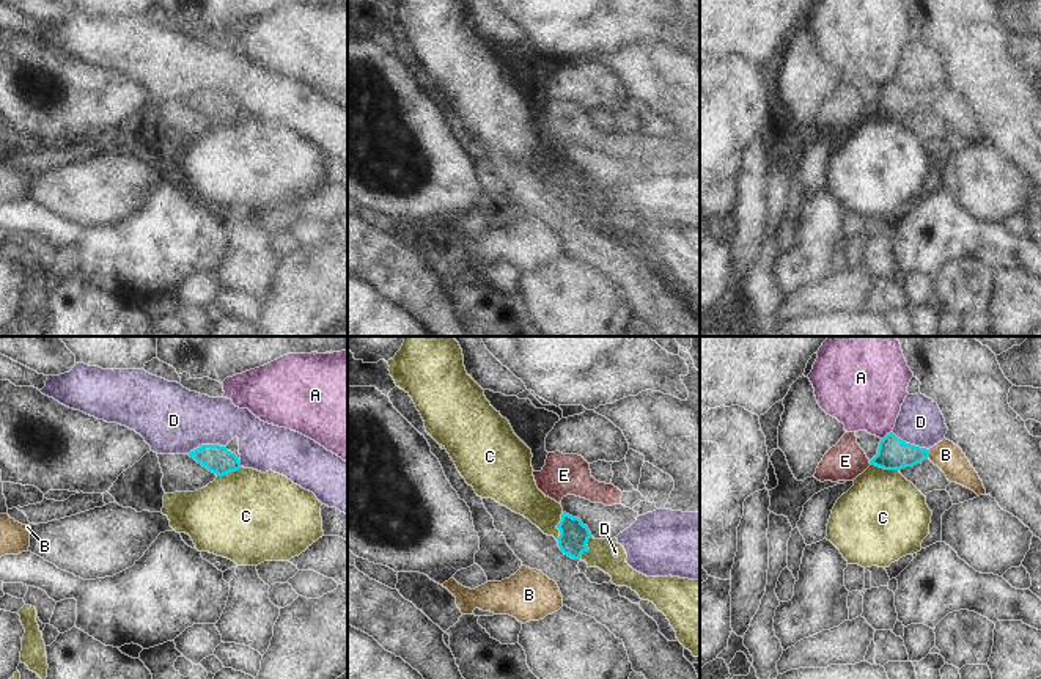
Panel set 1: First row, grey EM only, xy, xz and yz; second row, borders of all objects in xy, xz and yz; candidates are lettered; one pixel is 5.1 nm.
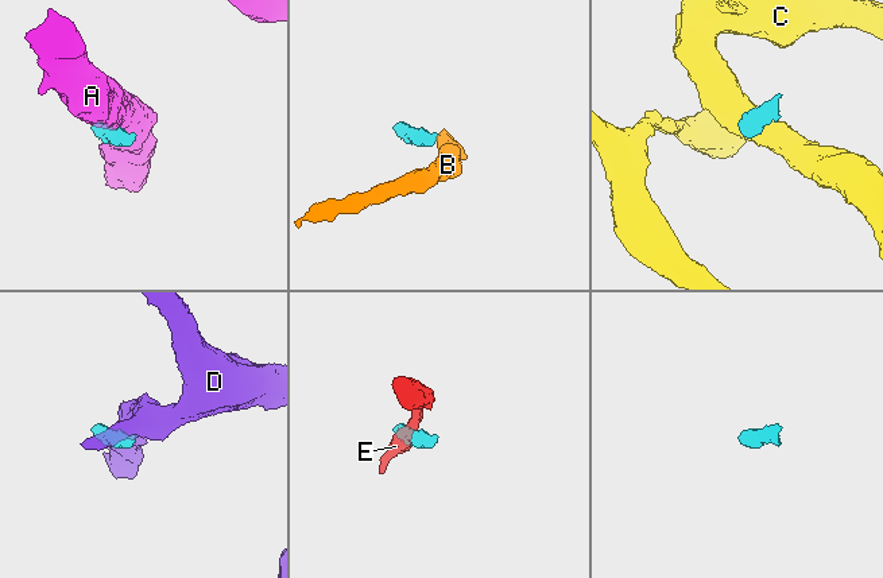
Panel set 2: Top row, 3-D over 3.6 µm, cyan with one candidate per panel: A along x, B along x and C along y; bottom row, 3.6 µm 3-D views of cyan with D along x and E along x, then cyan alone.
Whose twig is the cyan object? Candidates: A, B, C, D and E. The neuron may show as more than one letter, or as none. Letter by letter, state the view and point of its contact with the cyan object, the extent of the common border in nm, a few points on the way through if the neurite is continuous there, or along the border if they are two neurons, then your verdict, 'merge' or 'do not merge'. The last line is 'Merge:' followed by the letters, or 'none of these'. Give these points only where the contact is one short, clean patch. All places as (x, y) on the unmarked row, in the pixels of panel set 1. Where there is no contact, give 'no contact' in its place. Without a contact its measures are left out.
A: meets cyan in yz at (887, 82); contact 70 nm long; do not merge
B: meets cyan in yz at (928, 102); contact 50 nm long; runs through yz (893, 101), (928, 102), (945, 102); merge
C: meets cyan in yz at (886, 117); contact 150 nm long; border along yz (871, 112), (881, 117), (898, 118); do not merge
D: meets cyan in xy at (206, 93); contact 200 nm long; do not merge
E: meets cyan in yz at (870, 110); contact 30 nm long; do not merge
Merge: B

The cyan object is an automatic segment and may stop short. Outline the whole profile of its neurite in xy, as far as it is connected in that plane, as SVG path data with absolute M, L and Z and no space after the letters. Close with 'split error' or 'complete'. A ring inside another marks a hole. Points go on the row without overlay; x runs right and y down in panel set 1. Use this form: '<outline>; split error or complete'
M201 93L190 99L189 104L217 124L223 124L241 116L237 104L228 99L226 94L220 93Z; complete

